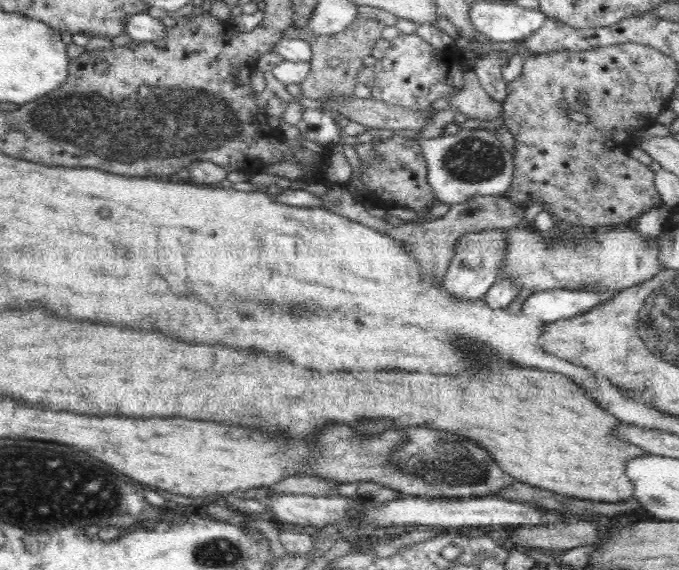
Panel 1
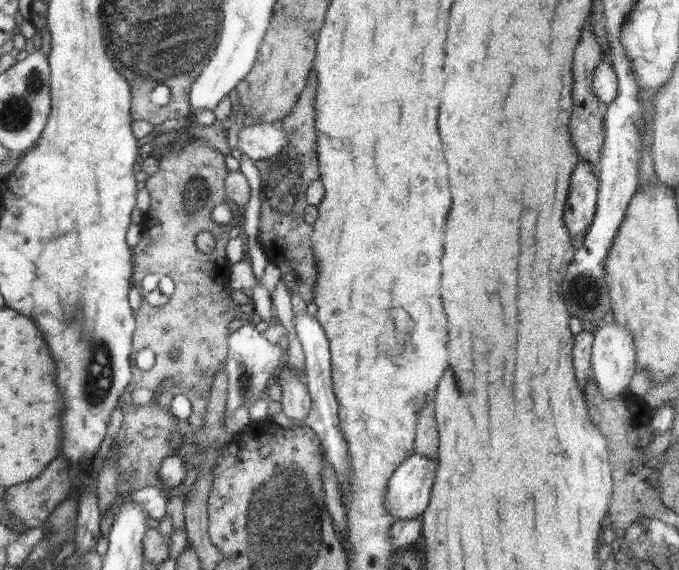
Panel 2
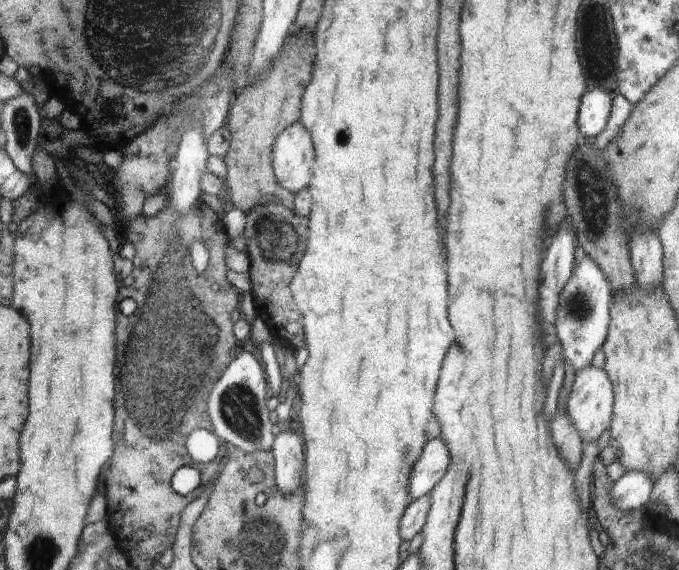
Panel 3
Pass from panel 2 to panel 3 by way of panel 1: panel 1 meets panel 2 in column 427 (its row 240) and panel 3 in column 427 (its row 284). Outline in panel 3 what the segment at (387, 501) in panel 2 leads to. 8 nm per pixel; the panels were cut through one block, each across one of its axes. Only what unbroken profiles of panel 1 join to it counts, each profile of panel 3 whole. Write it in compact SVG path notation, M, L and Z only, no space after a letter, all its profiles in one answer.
M441 436L432 437L422 449L412 469L409 491L413 500L424 496L442 480L451 461L449 448Z

